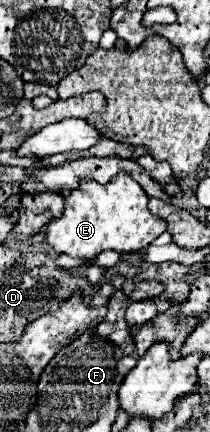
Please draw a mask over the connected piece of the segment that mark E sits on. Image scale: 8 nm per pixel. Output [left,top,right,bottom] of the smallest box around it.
[45,172,167,264]

